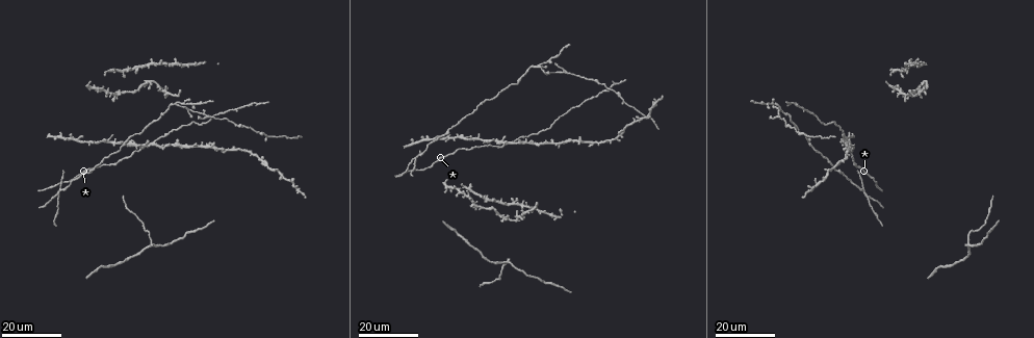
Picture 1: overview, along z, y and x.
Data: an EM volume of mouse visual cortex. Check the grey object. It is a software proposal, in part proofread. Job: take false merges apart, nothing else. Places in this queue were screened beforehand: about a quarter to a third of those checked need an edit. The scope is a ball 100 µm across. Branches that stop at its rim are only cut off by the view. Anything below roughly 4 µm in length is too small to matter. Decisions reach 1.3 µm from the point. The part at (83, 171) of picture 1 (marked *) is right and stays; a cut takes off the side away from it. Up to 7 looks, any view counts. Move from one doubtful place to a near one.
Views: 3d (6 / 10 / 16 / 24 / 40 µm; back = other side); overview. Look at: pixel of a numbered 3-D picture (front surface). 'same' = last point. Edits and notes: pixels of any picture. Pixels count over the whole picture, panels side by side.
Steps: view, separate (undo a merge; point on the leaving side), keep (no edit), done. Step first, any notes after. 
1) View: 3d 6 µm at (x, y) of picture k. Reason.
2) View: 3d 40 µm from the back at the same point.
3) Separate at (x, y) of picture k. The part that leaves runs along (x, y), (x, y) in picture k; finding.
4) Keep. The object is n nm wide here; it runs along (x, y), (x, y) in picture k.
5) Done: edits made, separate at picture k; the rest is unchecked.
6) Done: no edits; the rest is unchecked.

View: 3d 24 µm at (465, 139) of picture 1. Branch point.

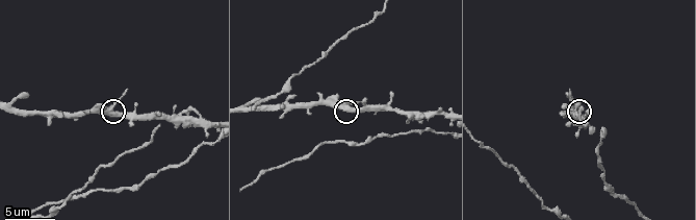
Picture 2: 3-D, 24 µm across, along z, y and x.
View: 3d 6 µm at (344, 105) of picture 2. Zoom in.

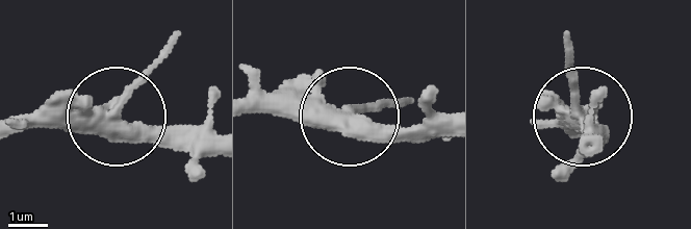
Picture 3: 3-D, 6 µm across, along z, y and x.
Keep. The object is 380 nm wide here; it runs along (440, 132), (381, 132), (341, 112), (252, 112) in picture 3; all the same cell.

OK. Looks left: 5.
View: 3d 16 µm at (152, 141) of picture 1. Two arms in line, one across.

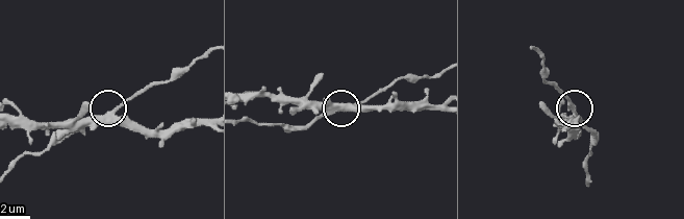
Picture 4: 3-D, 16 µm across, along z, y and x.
View: 3d 6 µm at (117, 110) of picture 4.

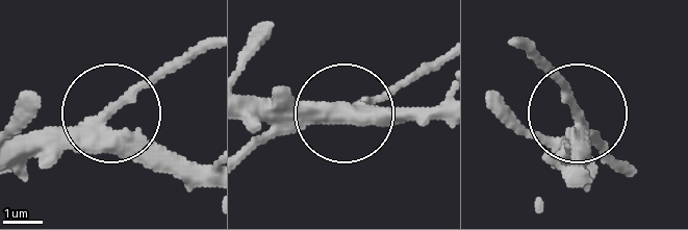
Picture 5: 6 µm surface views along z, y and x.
Keep. 3 arms meet here; it runs along (616, 171), (533, 48) in picture 5; one cell here.

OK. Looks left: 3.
View: 3d 16 µm at (534, 64) of picture 1. Three arms meet.

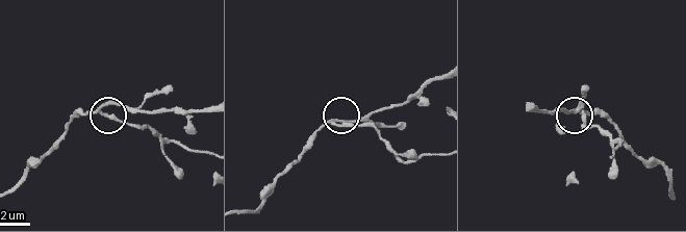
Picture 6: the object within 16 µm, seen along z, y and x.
View: 3d 6 µm at (101, 110) of picture 6.

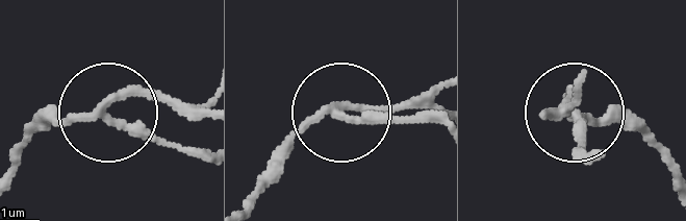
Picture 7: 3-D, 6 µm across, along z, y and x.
Separate at (163, 145) of picture 7. The side arm is 17 µm long; 3 arms meet here; two cells meet here.

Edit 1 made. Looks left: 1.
Done: edits made, separate at picture 7; the rest is unchecked.

